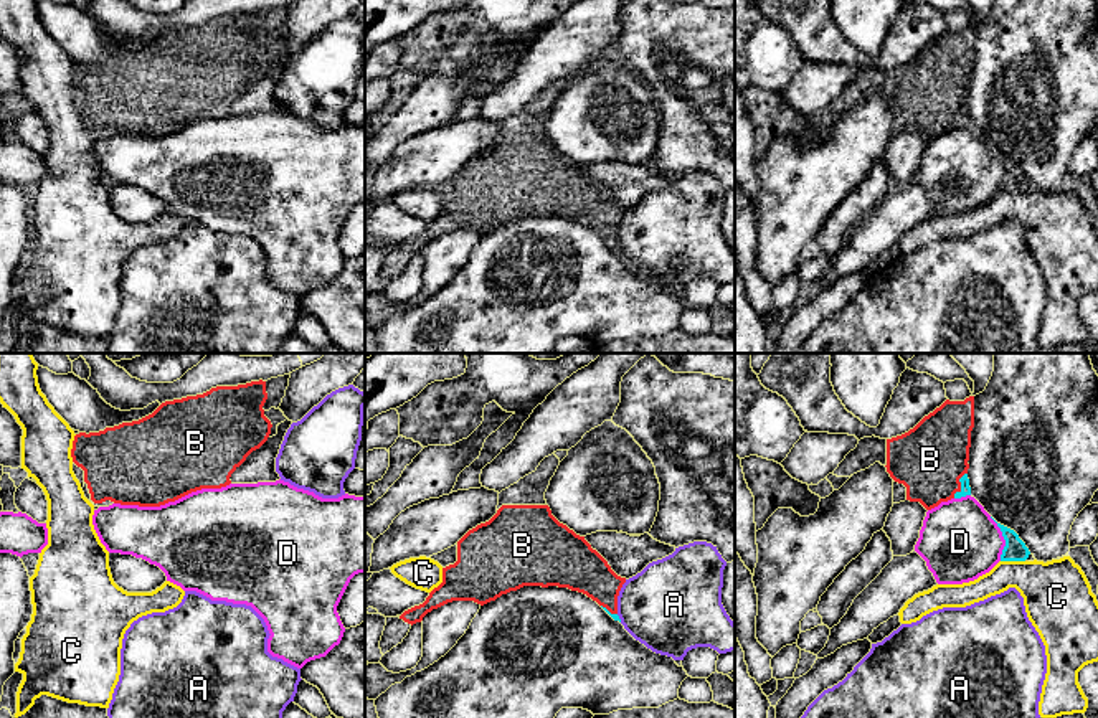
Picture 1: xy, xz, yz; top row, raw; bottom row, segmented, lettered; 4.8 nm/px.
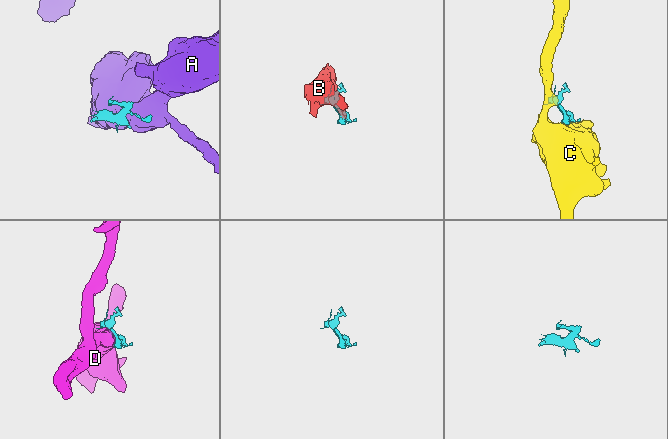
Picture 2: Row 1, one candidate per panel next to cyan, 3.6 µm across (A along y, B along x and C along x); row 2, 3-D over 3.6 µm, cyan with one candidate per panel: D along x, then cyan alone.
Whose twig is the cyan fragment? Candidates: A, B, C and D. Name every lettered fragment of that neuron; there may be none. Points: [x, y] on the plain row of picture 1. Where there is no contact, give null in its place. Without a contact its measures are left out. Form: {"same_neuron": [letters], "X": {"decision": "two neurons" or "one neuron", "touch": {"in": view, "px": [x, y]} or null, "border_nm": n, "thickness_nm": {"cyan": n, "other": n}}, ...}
{"same_neuron": ["B"], "A": {"decision": "two neurons", "touch": {"in": "xz", "px": [618, 248]}, "border_nm": 50, "thickness_nm": {"cyan": 30, "other": 440}}, "B": {"decision": "one neuron", "touch": {"in": "yz", "px": [961, 116]}, "border_nm": 140, "thickness_nm": {"cyan": 50, "other": 340}}, "C": {"decision": "two neurons", "touch": {"in": "yz", "px": [1012, 190]}, "border_nm": 120, "thickness_nm": {"cyan": 110, "other": 300}}, "D": {"decision": "two neurons", "touch": {"in": "yz", "px": [1004, 169]}, "border_nm": 220, "thickness_nm": {"cyan": 110, "other": 380}}}

